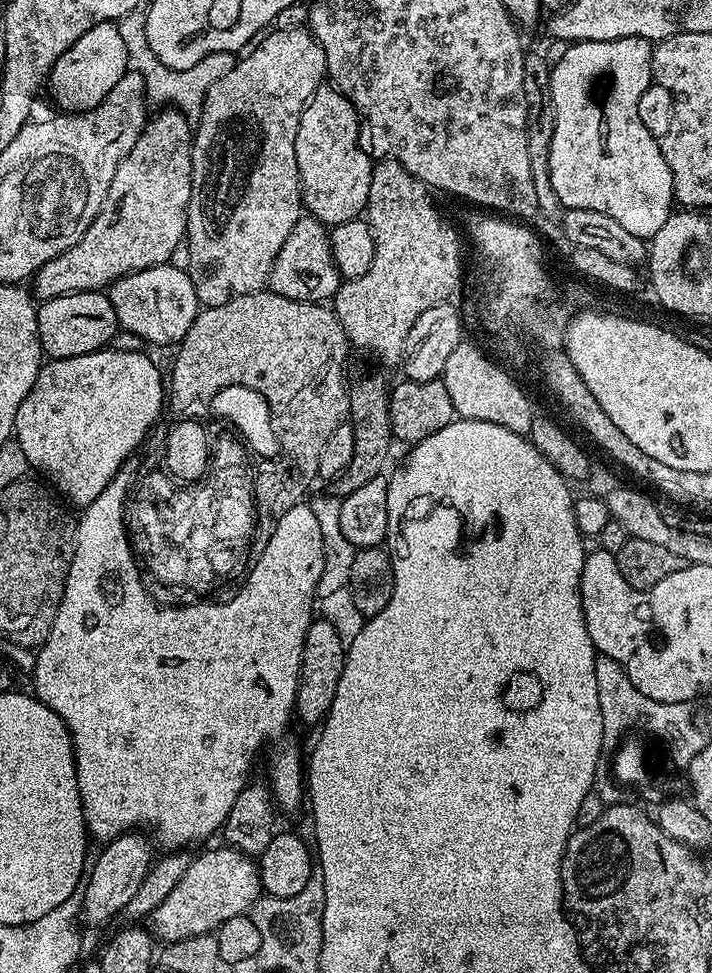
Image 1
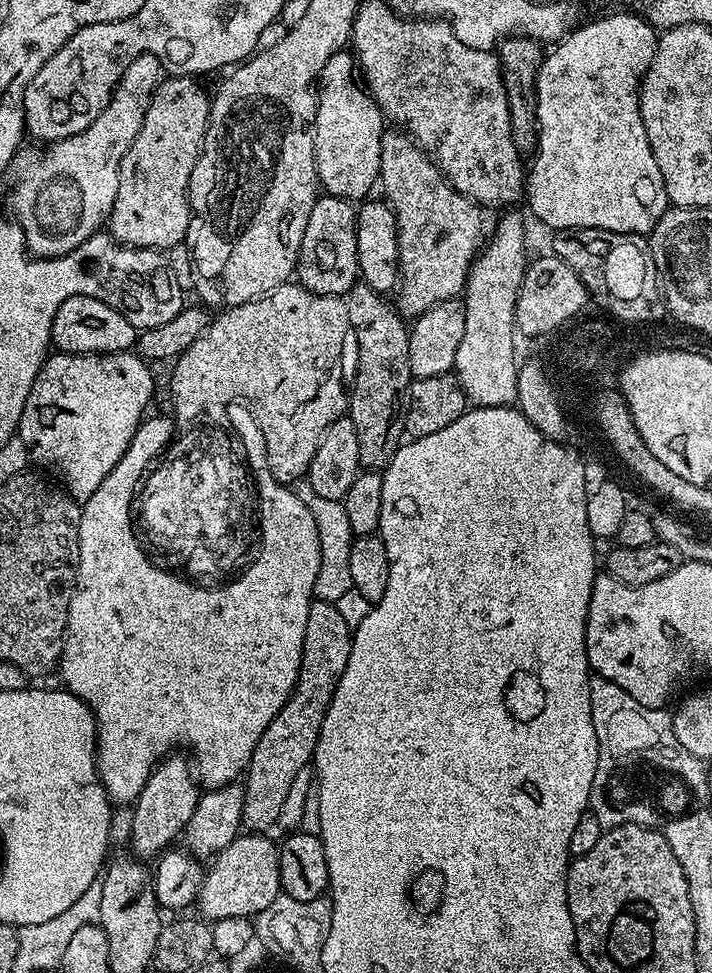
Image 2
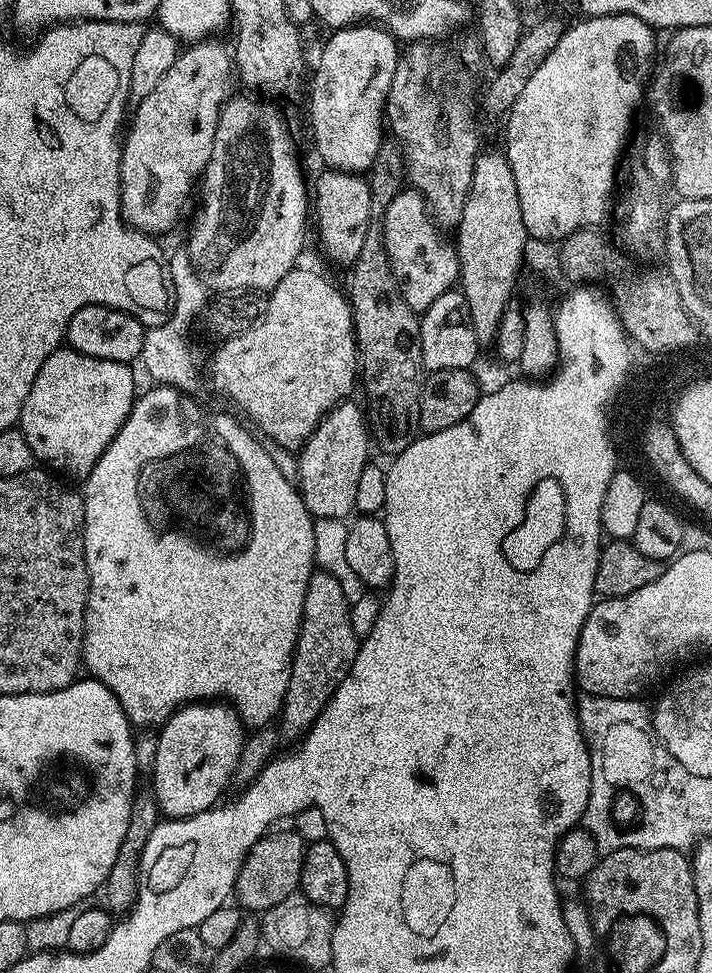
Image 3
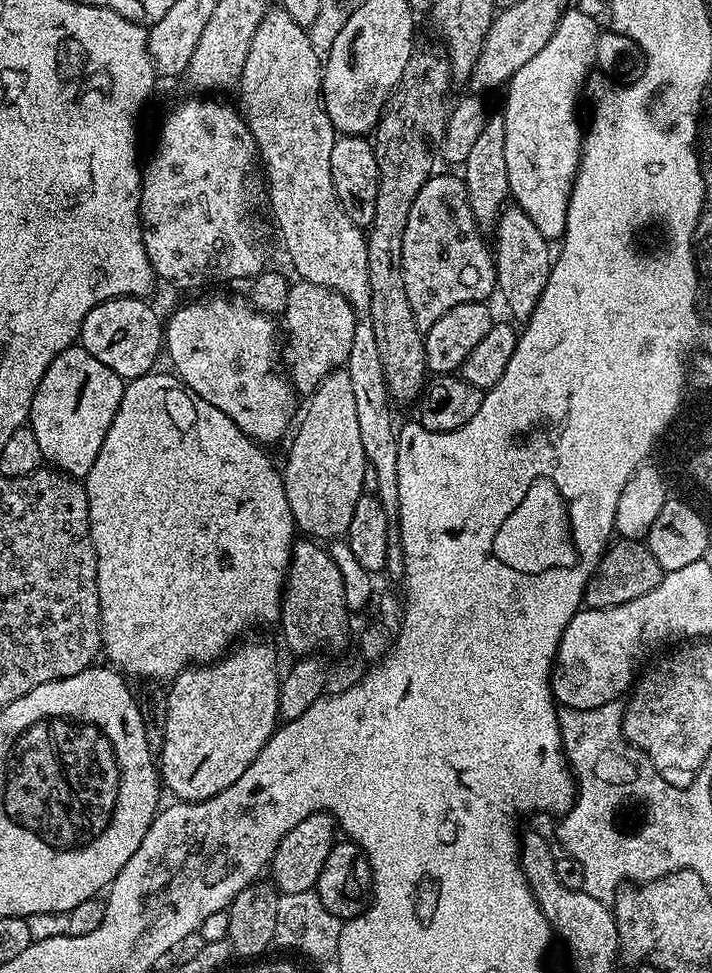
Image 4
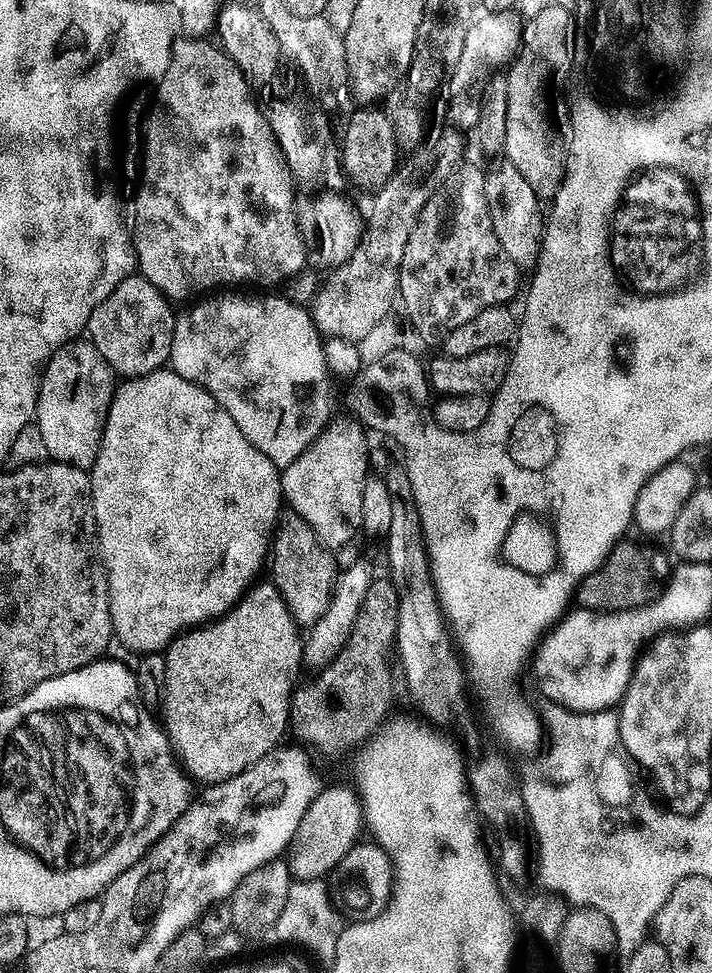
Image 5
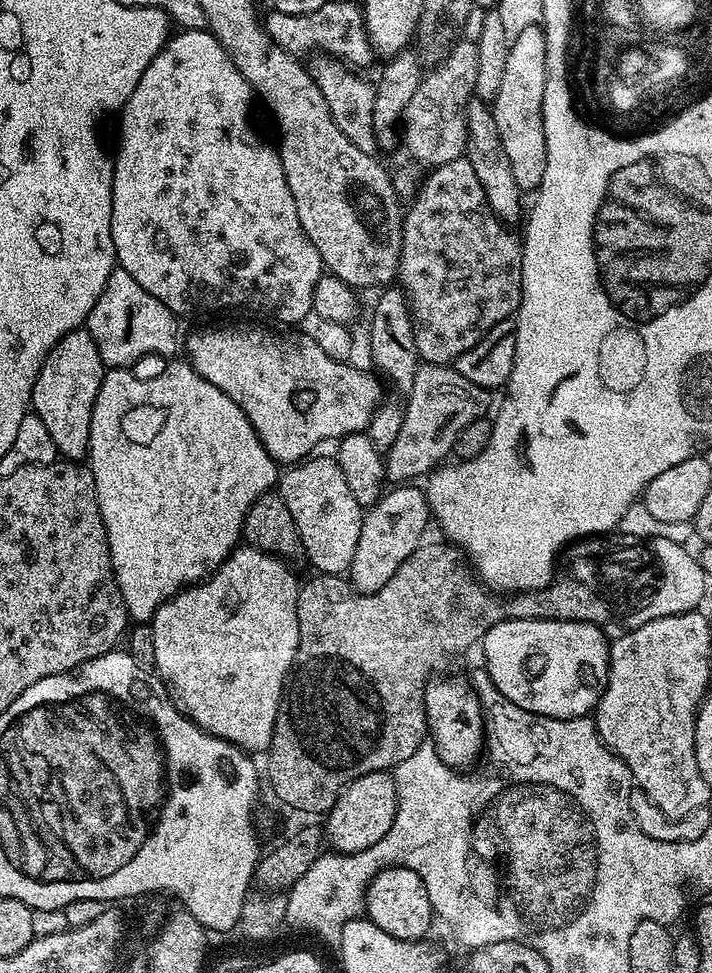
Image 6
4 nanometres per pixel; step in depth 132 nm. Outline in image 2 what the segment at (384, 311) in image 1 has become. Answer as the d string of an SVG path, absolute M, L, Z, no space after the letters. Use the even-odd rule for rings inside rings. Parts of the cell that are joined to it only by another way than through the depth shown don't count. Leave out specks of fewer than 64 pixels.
M388 130L384 133L378 184L381 189L384 187L384 192L382 192L383 199L387 200L388 205L392 208L392 212L396 215L396 237L398 238L398 250L400 251L400 279L398 281L398 293L400 292L400 297L395 297L394 303L400 315L405 318L415 318L422 315L426 310L430 310L430 306L434 306L438 302L459 297L468 282L468 269L471 268L472 261L482 244L482 236L480 240L481 209L478 207L476 201L466 198L461 192L452 188L451 184L445 180L444 175L440 173L440 169L437 168L435 160L411 136L400 130Z

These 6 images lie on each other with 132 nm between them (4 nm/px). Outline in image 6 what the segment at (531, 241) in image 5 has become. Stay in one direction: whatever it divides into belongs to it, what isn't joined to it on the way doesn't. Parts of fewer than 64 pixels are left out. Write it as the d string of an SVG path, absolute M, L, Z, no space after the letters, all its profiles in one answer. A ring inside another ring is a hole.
M473 98L465 106L462 120L468 129L466 155L470 166L474 166L474 174L478 174L478 182L482 182L482 190L486 194L486 202L490 210L503 224L516 226L518 223L519 225L526 204L520 201L522 190L518 182L514 182L510 158L506 158L506 150L502 147L502 137L498 135L498 122L494 122L491 107L485 101ZM520 211L522 211L521 216Z

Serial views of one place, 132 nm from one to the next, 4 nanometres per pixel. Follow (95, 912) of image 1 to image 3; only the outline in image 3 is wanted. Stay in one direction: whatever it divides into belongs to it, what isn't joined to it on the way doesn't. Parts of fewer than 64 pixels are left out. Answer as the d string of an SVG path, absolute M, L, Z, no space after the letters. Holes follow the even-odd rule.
M224 702L186 704L164 721L159 732L150 787L161 813L181 820L221 803L220 795L233 783L246 739L246 725L239 712Z

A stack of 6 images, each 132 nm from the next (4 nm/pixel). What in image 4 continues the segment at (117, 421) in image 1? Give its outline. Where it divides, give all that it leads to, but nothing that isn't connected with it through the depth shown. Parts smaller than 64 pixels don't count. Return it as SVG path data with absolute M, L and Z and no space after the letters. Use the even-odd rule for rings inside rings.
M79 346L62 350L50 362L32 399L30 427L45 461L53 469L73 478L88 477L114 422L114 414L118 414L125 383L110 366L102 366L94 354Z

